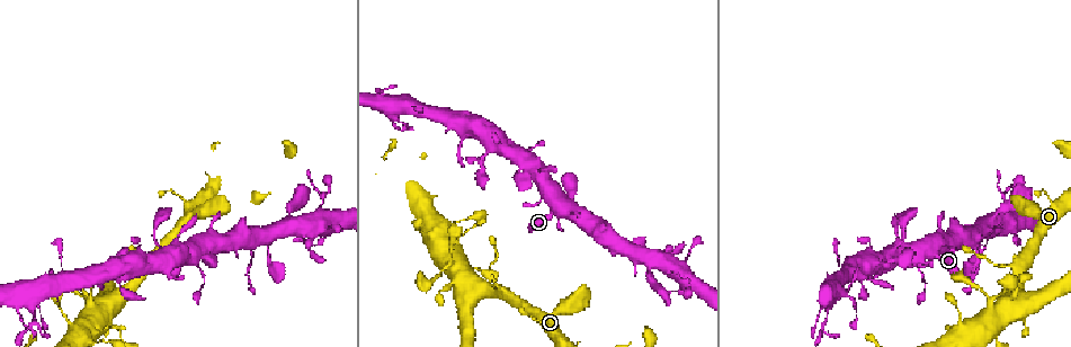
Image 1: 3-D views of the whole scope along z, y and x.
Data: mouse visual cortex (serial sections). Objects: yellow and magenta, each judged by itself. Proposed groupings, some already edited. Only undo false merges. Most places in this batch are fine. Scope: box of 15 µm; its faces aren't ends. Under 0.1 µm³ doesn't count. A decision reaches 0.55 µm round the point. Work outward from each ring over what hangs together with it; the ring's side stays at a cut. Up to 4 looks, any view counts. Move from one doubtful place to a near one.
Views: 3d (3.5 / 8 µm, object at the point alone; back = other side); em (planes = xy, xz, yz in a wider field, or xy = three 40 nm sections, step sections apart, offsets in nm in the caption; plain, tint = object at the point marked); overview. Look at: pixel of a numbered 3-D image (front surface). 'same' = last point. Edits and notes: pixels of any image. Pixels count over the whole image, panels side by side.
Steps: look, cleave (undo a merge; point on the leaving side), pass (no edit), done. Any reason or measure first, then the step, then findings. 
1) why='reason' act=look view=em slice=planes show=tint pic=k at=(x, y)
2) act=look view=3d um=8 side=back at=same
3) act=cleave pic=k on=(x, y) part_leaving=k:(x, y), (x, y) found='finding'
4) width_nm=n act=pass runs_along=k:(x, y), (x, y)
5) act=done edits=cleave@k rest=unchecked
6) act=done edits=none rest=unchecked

act=look view=3d um=3.5 pic=1 at=(935, 246)

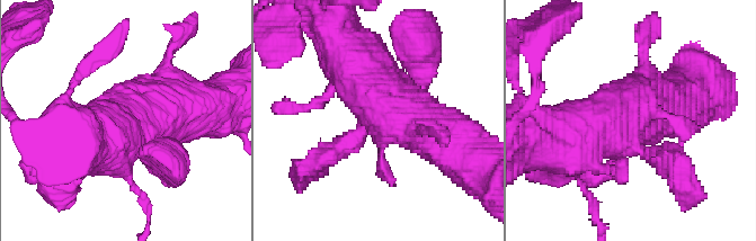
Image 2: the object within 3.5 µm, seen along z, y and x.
why='now the EM' act=look view=em slice=xy step=3 show=tint pic=2 at=(143, 114)

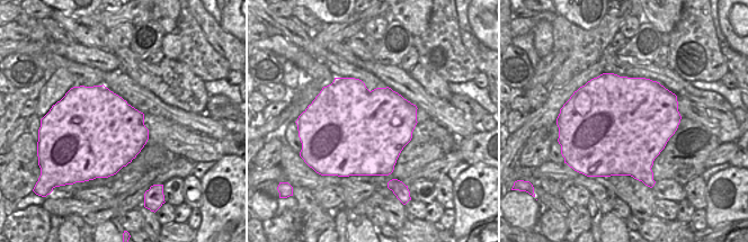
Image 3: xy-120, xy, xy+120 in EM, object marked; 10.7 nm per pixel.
act=pass runs_along=2:(370, 101), (485, 168) found='all the same cell'

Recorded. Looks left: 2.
why='sharp bend' act=look view=3d um=8 pic=1 at=(377, 103)

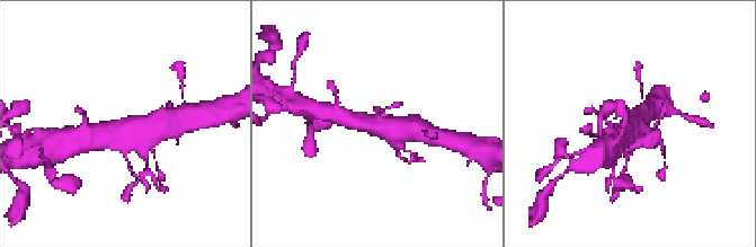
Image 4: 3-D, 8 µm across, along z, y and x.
act=look view=3d um=3.5 pic=4 at=(377, 125)

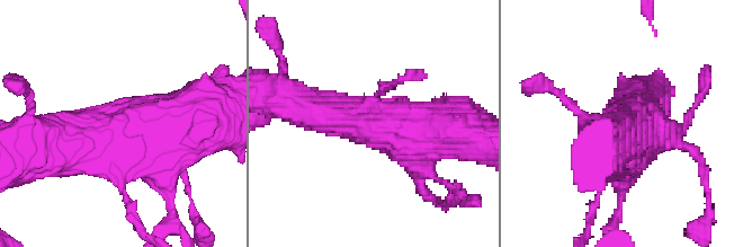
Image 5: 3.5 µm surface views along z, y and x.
act=pass runs_along=5:(187, 123), (62, 168) found='one cell here'

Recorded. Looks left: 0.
act=done edits=none rest=unchecked

